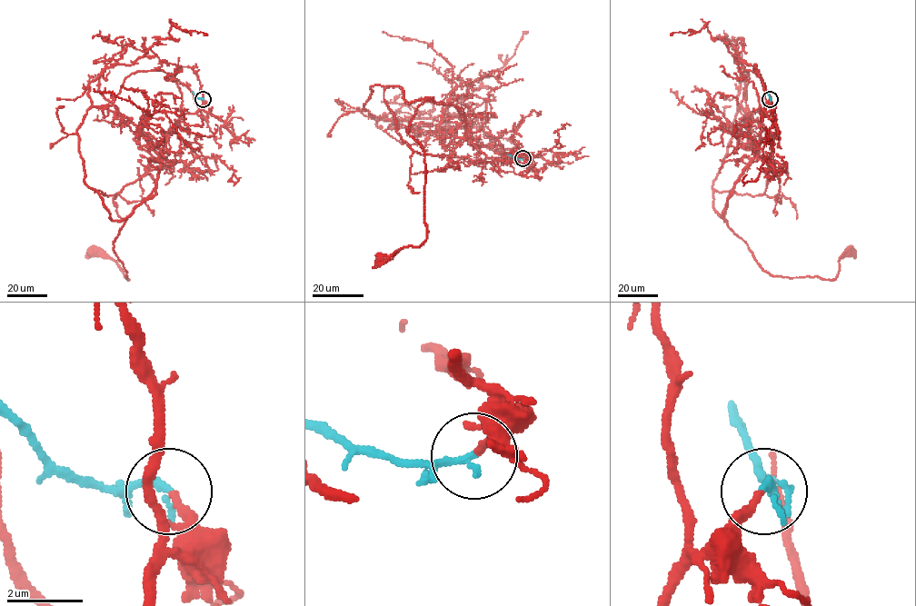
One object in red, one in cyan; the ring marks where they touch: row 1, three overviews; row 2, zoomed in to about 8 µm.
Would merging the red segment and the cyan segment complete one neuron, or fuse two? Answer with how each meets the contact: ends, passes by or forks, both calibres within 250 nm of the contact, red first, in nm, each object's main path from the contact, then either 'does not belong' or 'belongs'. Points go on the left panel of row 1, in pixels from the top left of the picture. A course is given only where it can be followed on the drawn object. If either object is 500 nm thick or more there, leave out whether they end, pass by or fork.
red ends | cyan ends | 180/200 nm | red via (203, 98), (199, 109), (183, 114), (169, 130), (155, 187), (113, 242), (128, 279), (118, 265), (94, 249) | cyan via (203, 98), (192, 92) | belongs

